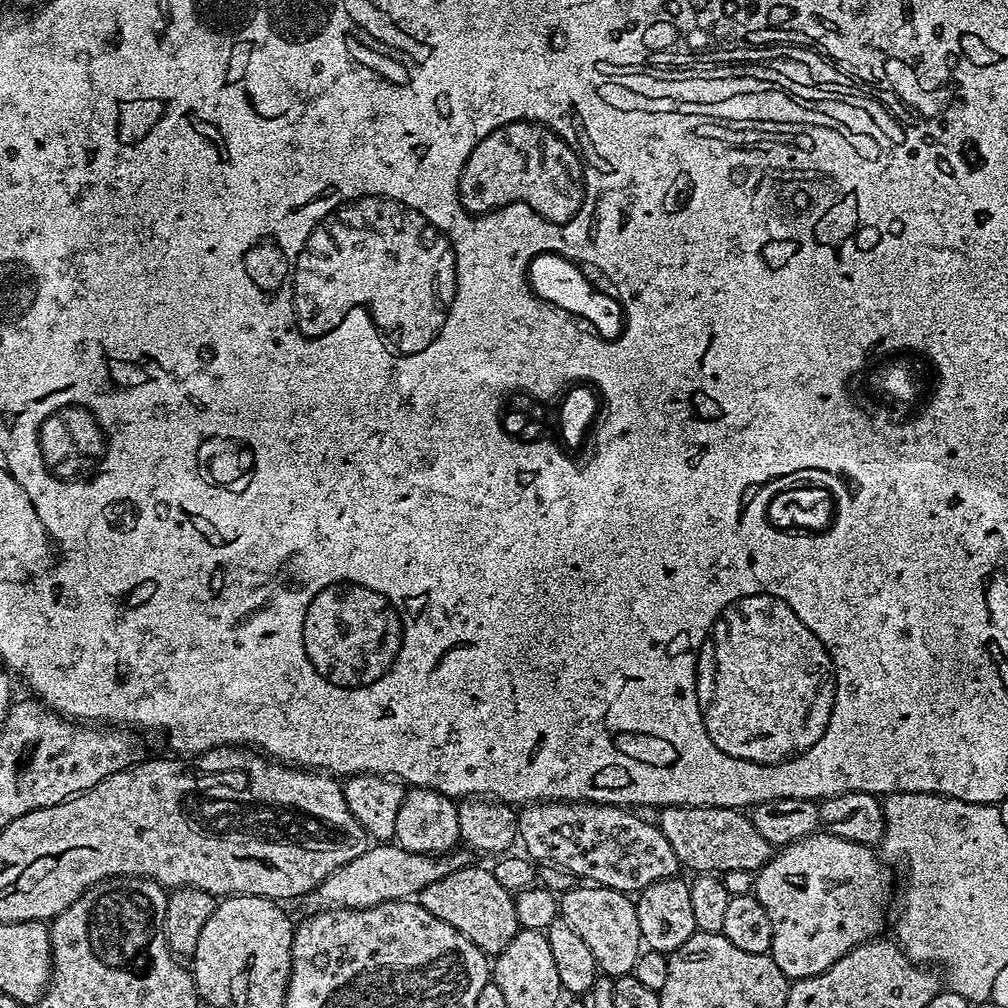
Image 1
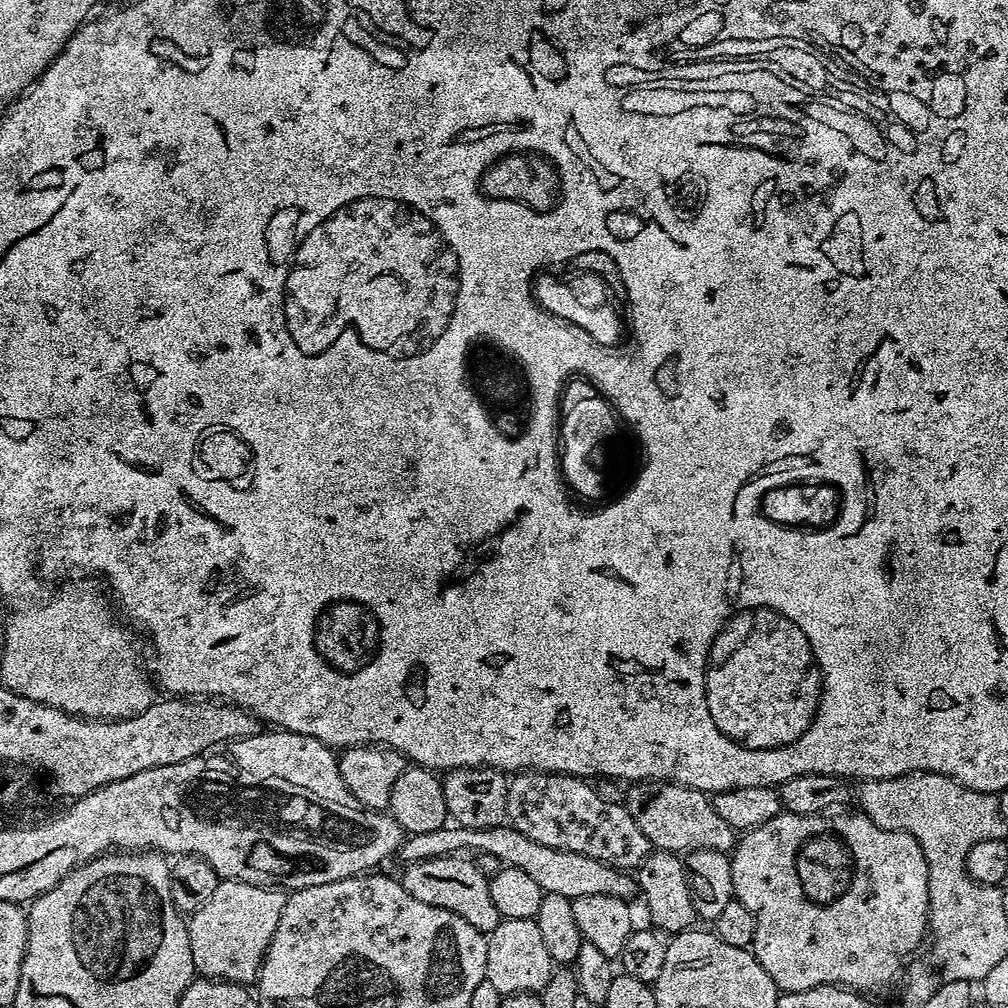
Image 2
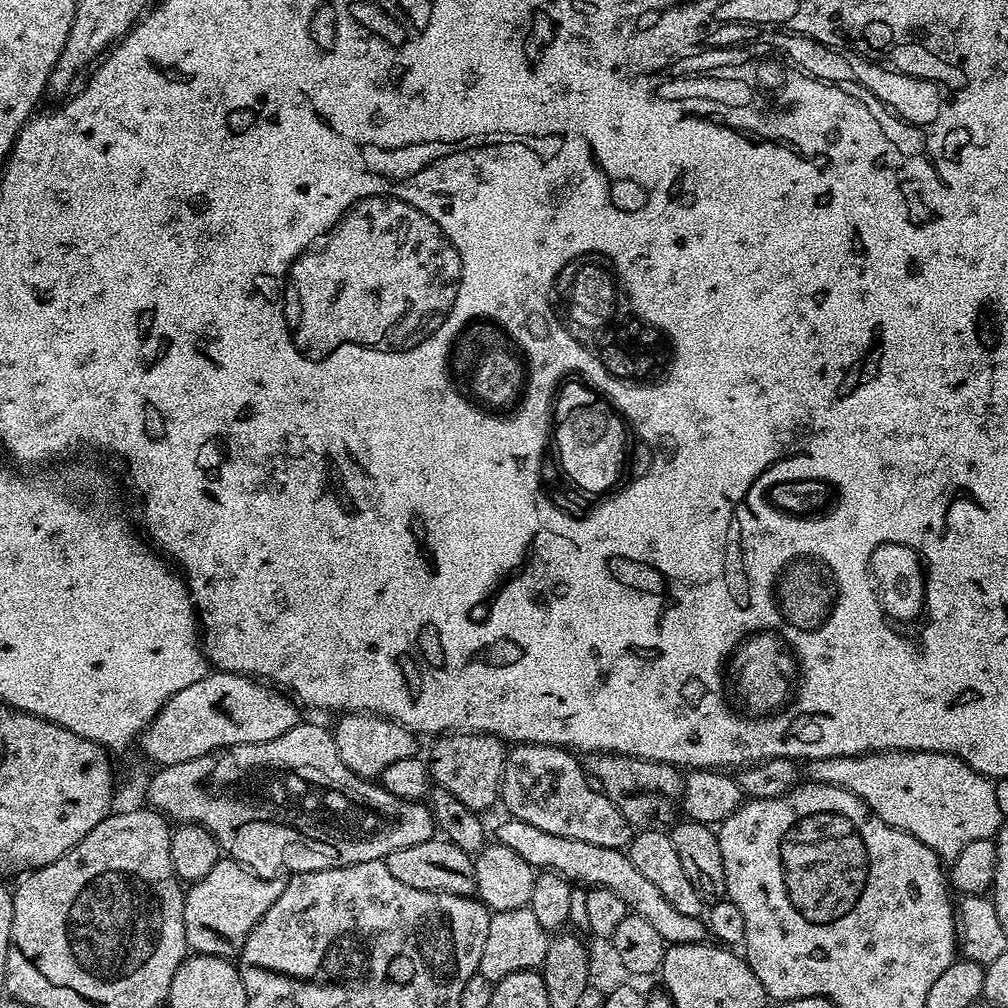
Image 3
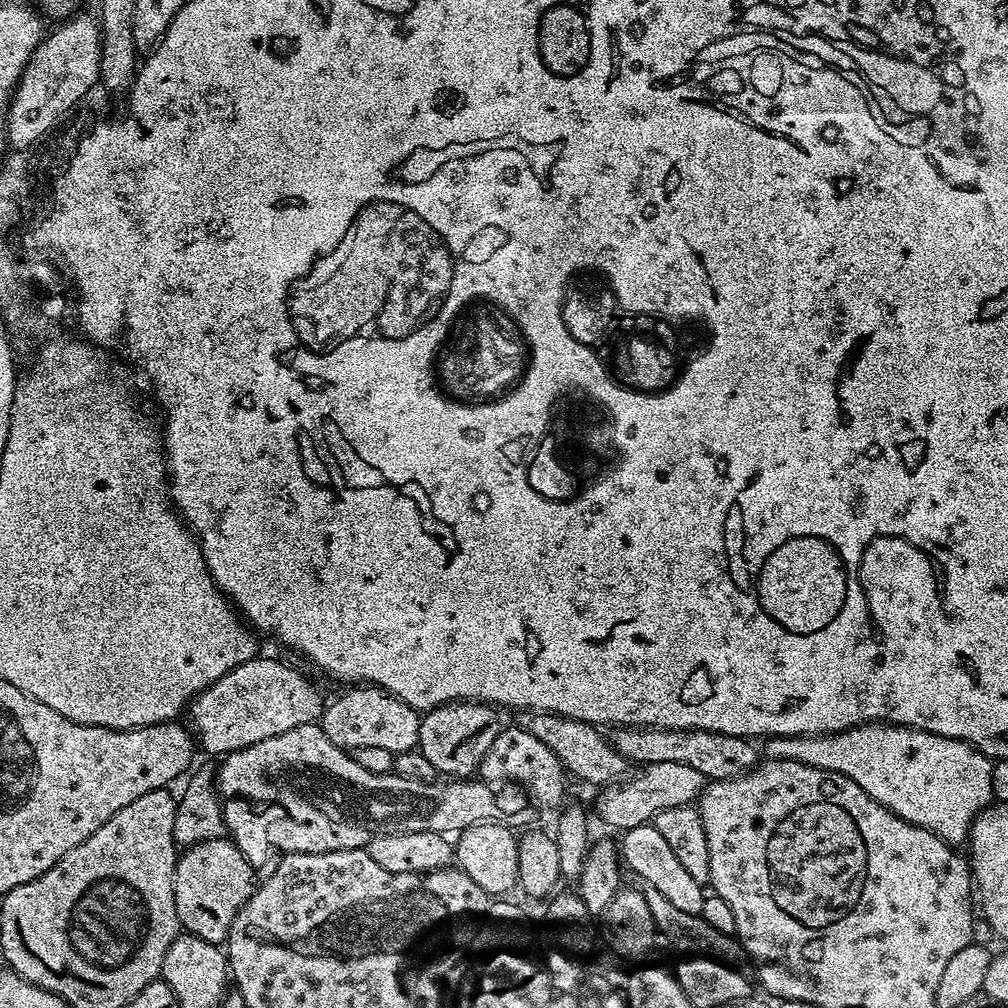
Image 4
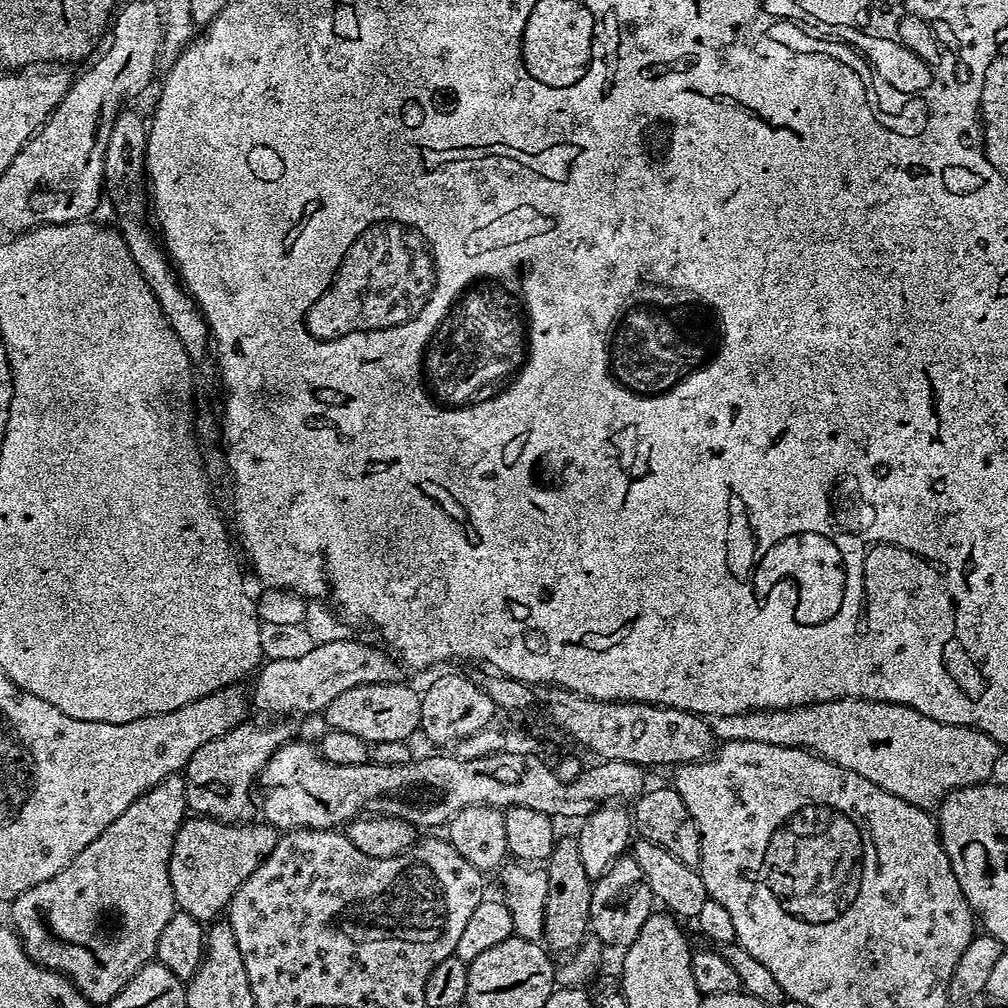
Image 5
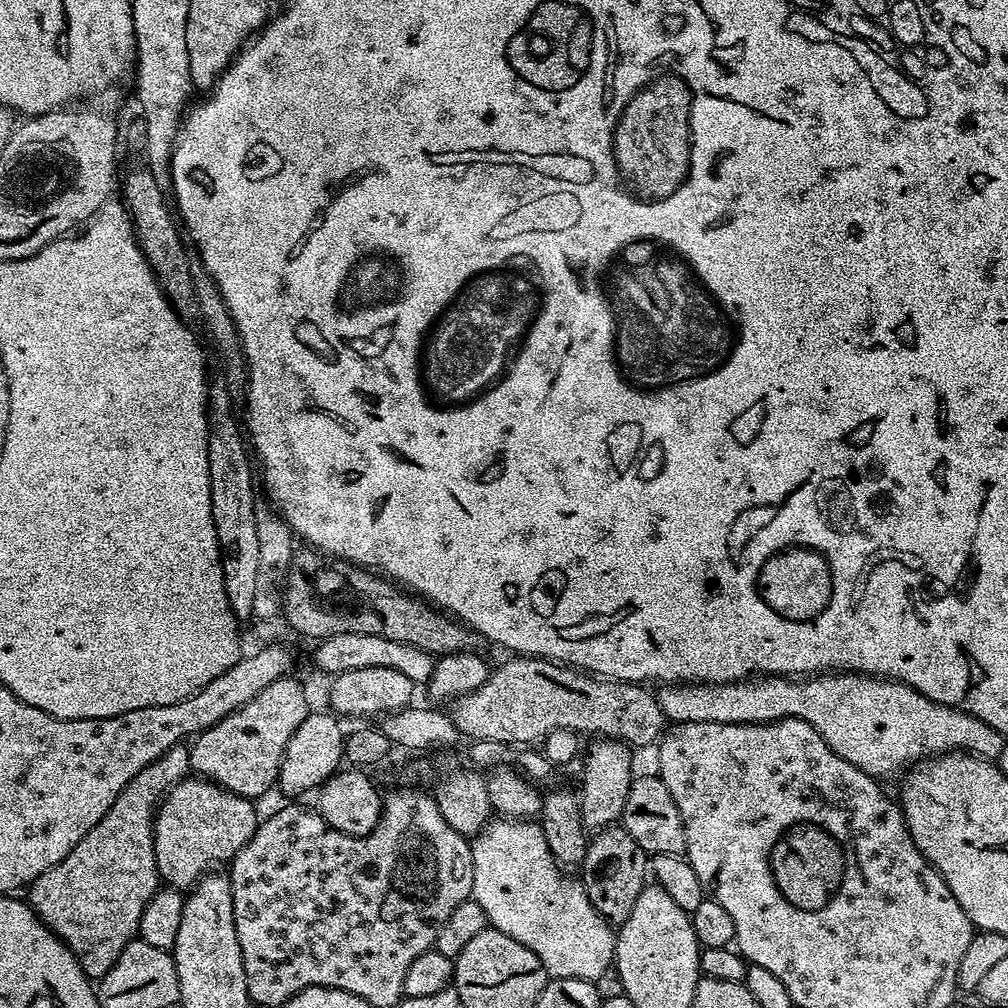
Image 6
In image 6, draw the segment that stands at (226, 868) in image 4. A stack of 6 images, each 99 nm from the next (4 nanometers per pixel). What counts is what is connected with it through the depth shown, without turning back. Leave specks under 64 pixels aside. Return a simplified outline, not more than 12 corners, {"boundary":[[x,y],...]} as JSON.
{"boundary":[[185,778],[156,809],[161,881],[191,890],[250,842],[251,799]]}

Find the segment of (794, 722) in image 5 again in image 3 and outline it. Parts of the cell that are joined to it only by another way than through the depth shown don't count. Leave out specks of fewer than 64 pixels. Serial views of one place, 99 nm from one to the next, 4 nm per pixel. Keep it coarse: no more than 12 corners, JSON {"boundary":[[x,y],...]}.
{"boundary":[[945,752],[810,760],[944,862],[1006,820],[995,783]]}

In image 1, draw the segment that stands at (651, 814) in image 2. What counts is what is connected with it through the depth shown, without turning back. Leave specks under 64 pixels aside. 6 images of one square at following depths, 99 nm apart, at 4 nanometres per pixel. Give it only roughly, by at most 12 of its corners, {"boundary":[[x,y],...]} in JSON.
{"boundary":[[735,808],[659,809],[692,874],[760,871],[774,846]]}

